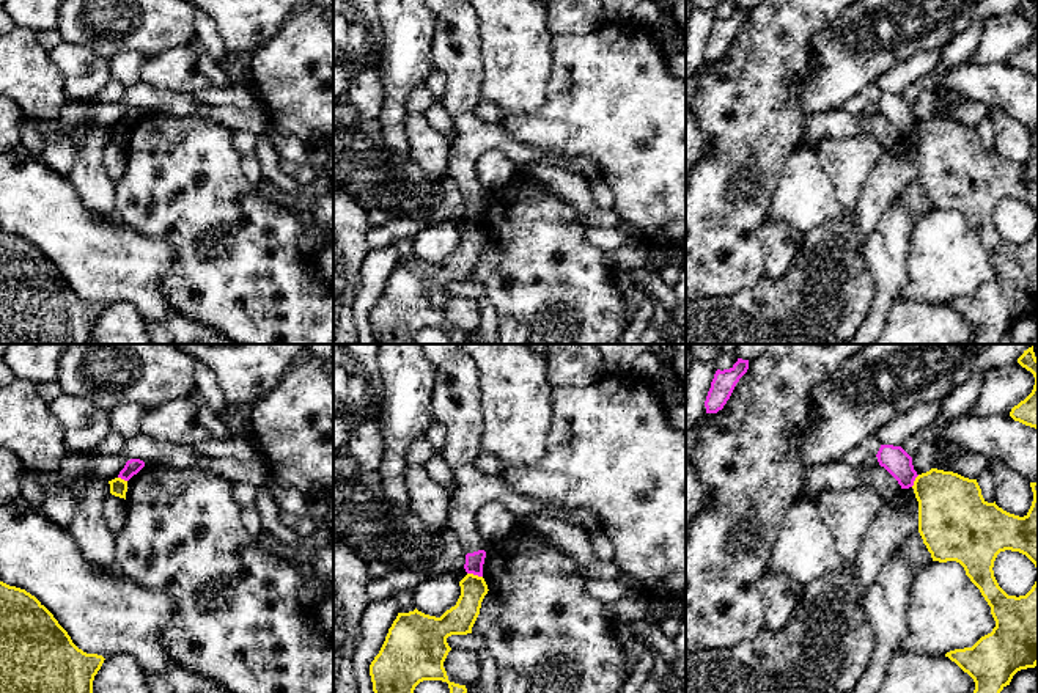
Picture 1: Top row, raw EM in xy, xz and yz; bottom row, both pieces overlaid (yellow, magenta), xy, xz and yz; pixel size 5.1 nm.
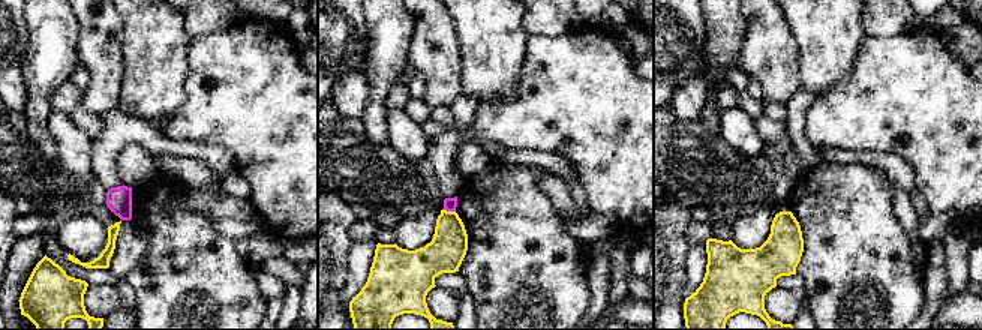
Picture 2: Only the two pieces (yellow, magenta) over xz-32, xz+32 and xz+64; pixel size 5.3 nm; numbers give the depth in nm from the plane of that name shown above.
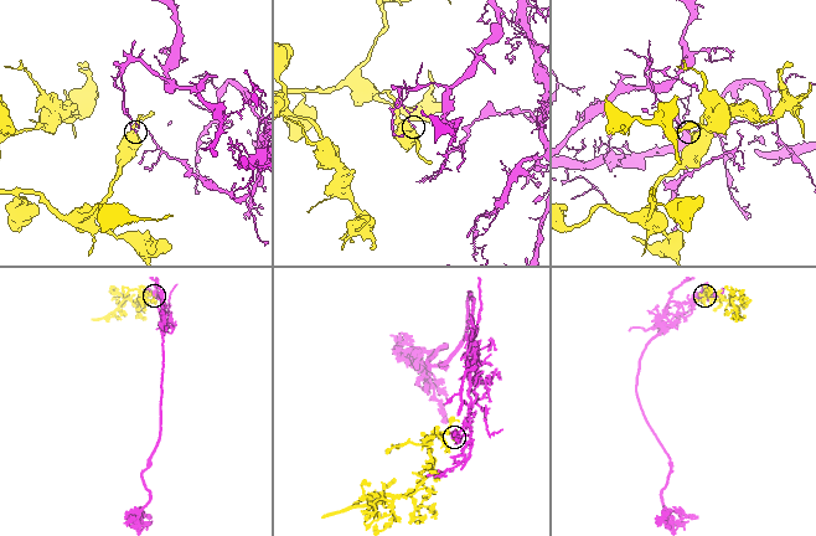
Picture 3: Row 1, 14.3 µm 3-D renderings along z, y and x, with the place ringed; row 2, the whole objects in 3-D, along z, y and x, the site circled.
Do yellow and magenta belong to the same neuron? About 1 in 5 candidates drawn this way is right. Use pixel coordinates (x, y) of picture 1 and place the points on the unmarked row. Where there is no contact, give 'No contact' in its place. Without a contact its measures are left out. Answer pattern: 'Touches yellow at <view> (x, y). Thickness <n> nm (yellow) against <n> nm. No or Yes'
Touches yellow at xz (475, 223). Thickness 150 nm (yellow) against 100 nm. No

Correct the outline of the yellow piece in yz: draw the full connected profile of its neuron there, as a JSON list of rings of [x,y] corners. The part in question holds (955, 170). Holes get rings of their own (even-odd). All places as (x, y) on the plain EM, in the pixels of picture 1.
[[[931,116],[914,129],[918,149],[918,181],[933,209],[959,211],[970,229],[980,237],[991,255],[996,275],[972,295],[945,302],[974,330],[970,344],[999,344],[1010,333],[1013,324],[1038,313],[1038,130],[1030,130],[1033,149],[1024,165],[1010,162],[994,151],[988,151],[977,127],[953,119]],[[1011,198],[1025,203],[1036,215],[1036,229],[1025,244],[1008,244],[994,225],[994,209],[1000,200]]]

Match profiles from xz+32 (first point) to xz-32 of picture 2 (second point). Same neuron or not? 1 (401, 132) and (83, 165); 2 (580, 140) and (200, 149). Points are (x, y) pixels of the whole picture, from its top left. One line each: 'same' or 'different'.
1: same
2: different

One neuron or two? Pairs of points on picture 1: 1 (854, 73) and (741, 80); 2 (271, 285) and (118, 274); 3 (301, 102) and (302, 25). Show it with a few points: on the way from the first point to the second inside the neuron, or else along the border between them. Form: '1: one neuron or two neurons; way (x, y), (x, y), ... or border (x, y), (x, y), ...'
1: two neurons; border (812, 40), (817, 68), (793, 84), (802, 112)
2: two neurons; border (162, 241), (173, 252), (162, 289), (176, 313)
3: one neuron; way (302, 84), (302, 44)

